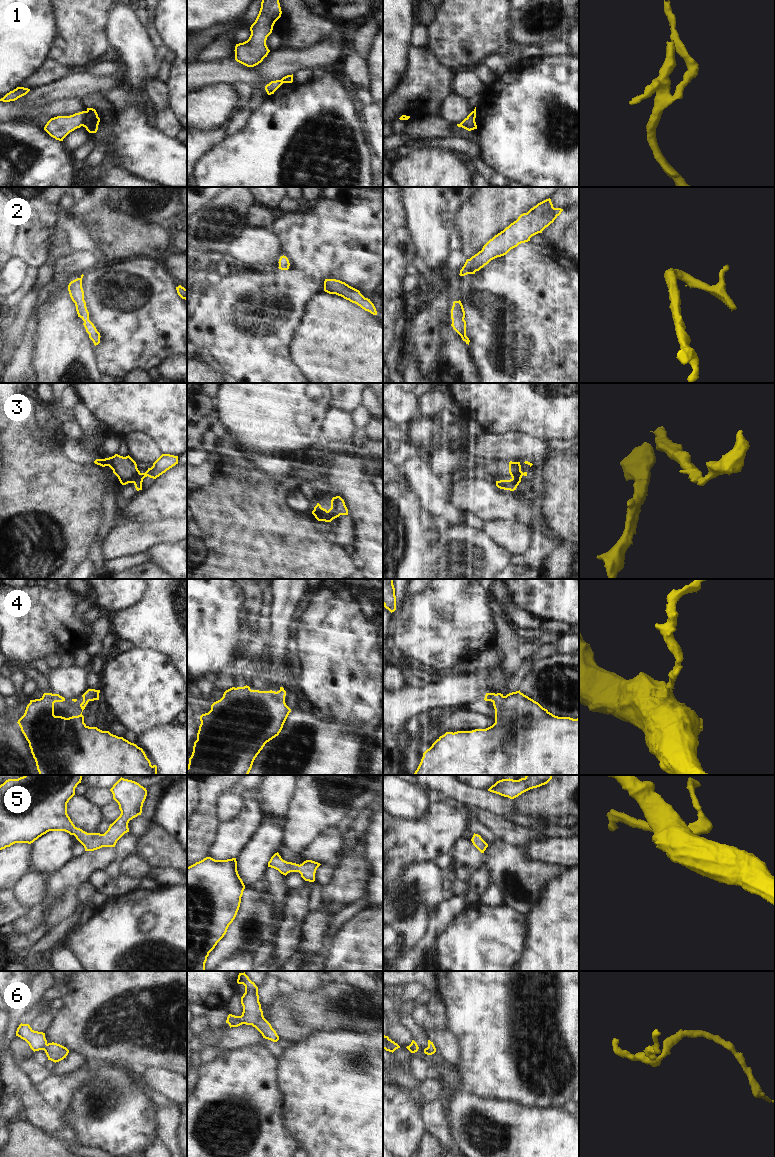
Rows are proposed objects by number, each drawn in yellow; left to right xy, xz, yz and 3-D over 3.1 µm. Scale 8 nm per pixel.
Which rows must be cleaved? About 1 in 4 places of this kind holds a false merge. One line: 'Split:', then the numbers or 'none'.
Split: 1, 3

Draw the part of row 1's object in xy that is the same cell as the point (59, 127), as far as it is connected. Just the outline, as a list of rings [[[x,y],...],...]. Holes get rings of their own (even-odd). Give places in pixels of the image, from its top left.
[[[82,111],[70,116],[51,118],[45,125],[44,130],[56,140],[63,141],[70,132],[82,126],[85,114],[86,111]]]

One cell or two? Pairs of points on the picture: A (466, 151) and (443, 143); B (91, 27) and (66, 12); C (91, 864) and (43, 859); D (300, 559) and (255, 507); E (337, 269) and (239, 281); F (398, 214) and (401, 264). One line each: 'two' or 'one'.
A: one
B: one
C: two
D: one
E: one
F: one

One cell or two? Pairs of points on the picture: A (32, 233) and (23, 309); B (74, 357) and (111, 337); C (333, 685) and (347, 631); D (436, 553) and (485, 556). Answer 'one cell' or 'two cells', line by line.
A: two cells
B: two cells
C: one cell
D: one cell

